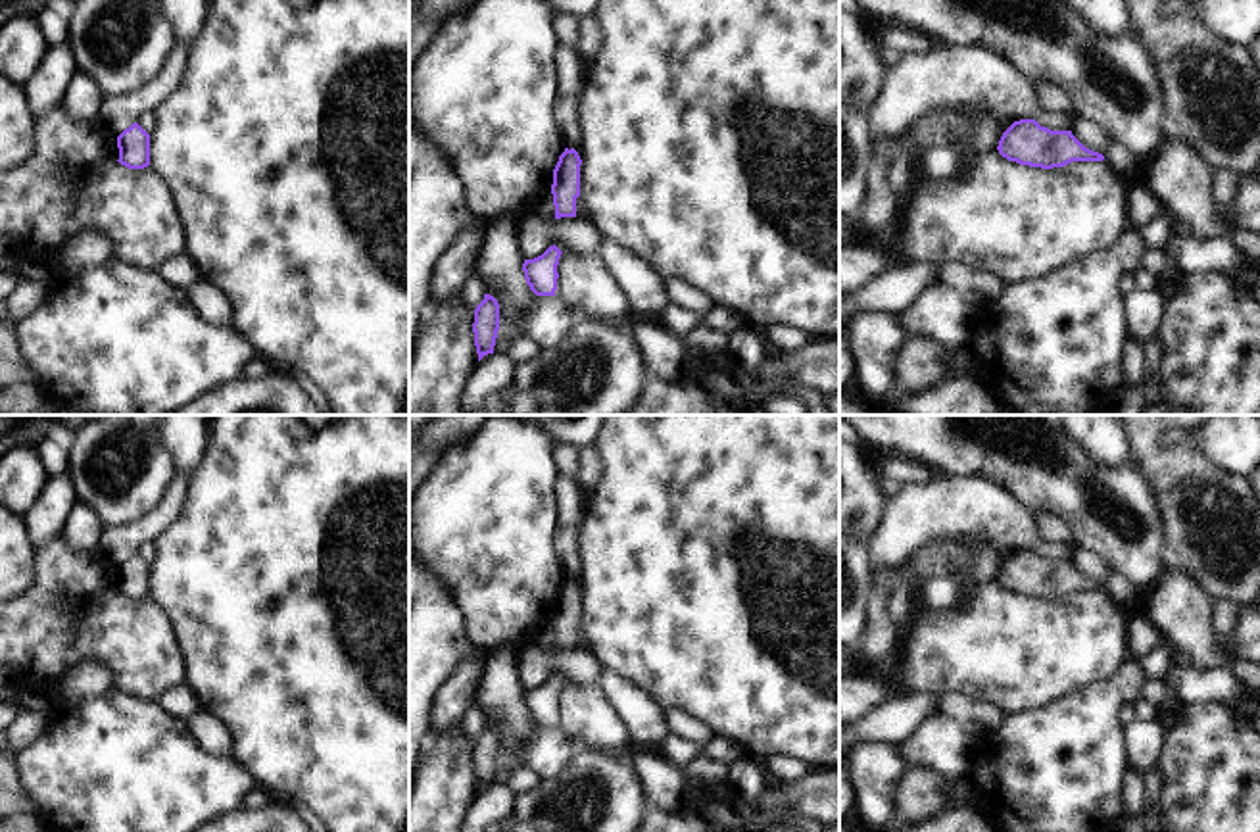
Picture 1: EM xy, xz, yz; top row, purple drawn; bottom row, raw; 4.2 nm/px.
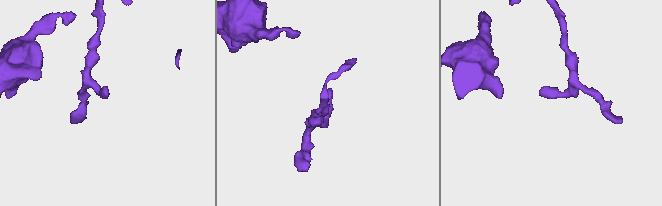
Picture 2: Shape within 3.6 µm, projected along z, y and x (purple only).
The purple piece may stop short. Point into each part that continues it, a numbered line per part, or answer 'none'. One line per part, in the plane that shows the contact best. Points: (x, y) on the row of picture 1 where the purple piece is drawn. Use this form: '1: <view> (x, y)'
none

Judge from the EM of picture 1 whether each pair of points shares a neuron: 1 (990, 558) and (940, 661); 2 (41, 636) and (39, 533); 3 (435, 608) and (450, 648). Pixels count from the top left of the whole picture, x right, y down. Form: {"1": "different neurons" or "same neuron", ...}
{"1": "different neurons", "2": "different neurons", "3": "same neuron"}

